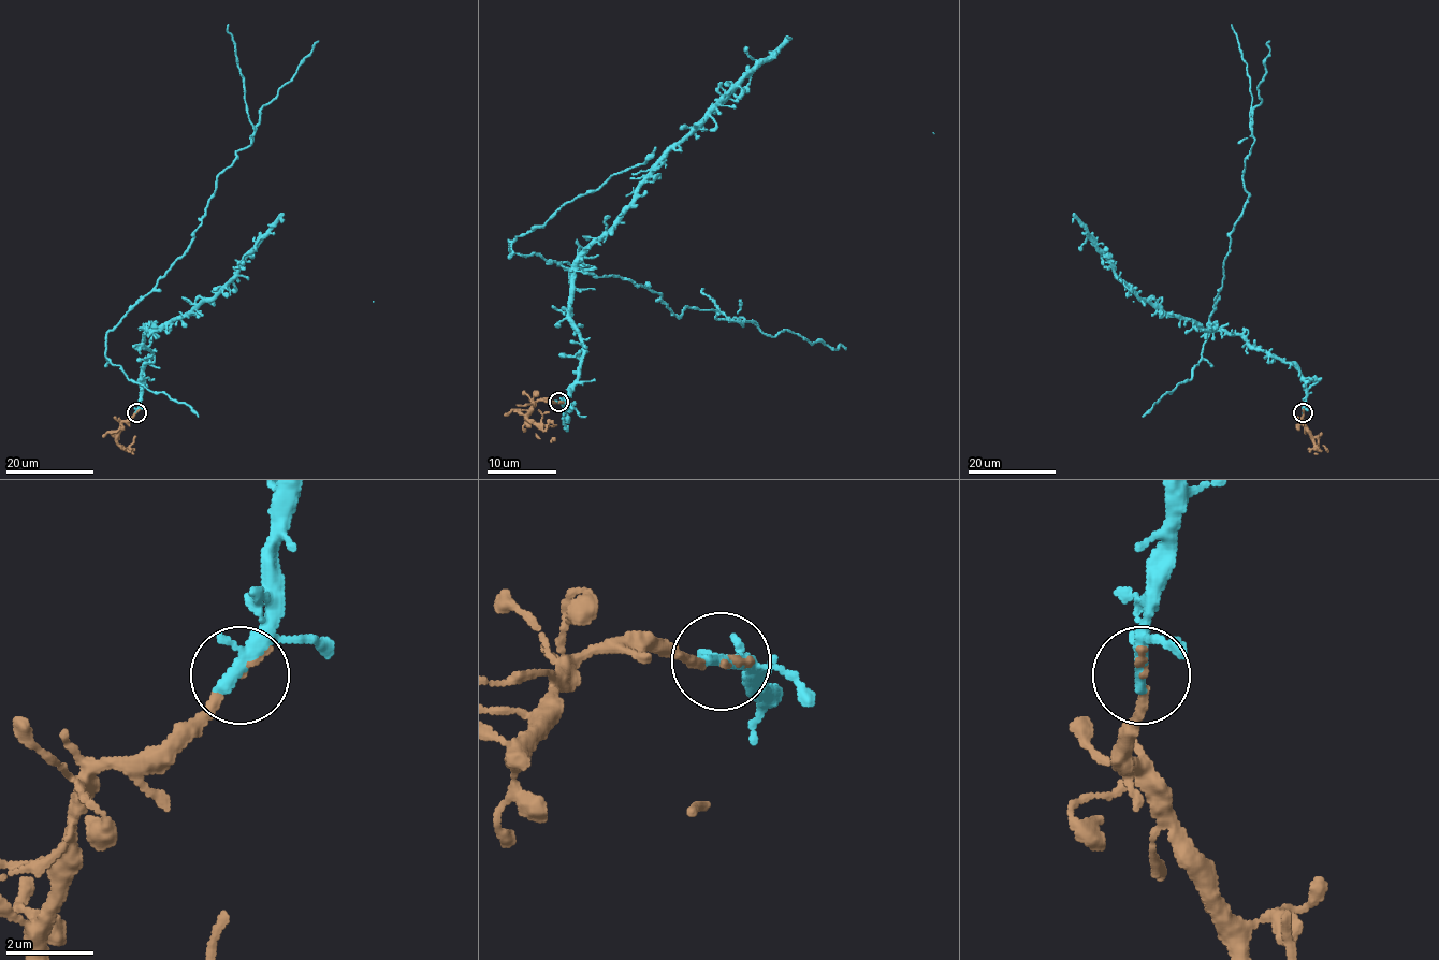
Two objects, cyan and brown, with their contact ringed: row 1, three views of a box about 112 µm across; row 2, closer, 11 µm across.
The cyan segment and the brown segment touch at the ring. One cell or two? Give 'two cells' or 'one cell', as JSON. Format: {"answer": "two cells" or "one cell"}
{"answer": "one cell"}

